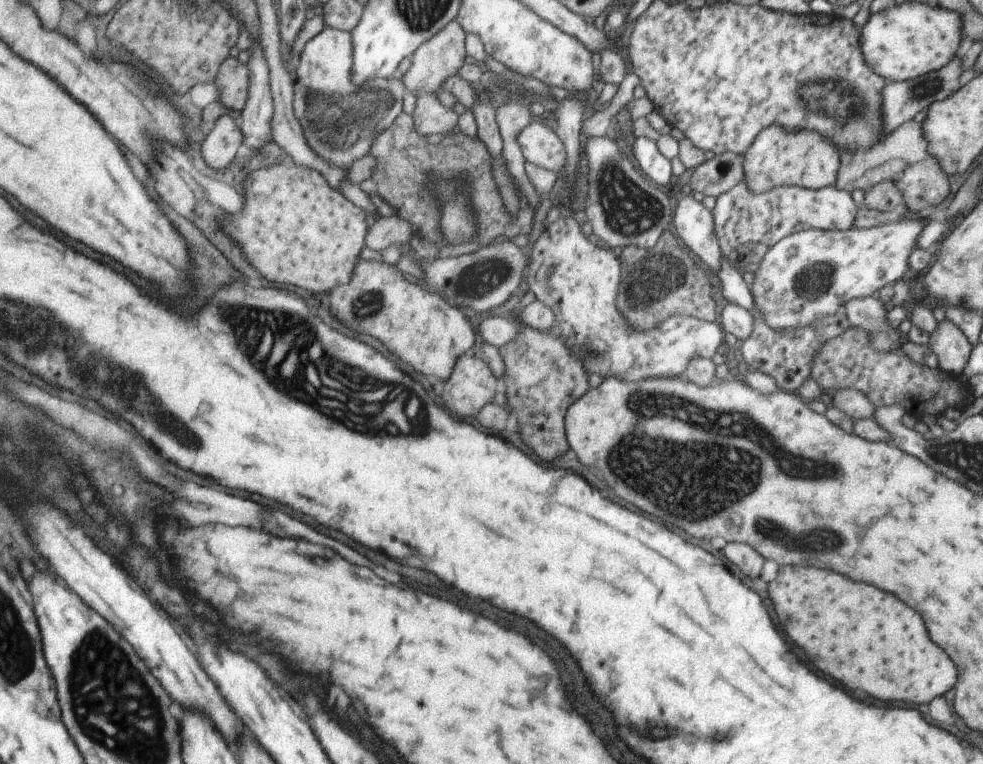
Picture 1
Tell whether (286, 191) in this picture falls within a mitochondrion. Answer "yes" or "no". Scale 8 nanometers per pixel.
no

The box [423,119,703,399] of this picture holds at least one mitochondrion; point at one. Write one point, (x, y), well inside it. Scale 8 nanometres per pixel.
(626, 207)

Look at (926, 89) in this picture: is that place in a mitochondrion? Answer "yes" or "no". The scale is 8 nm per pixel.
yes

